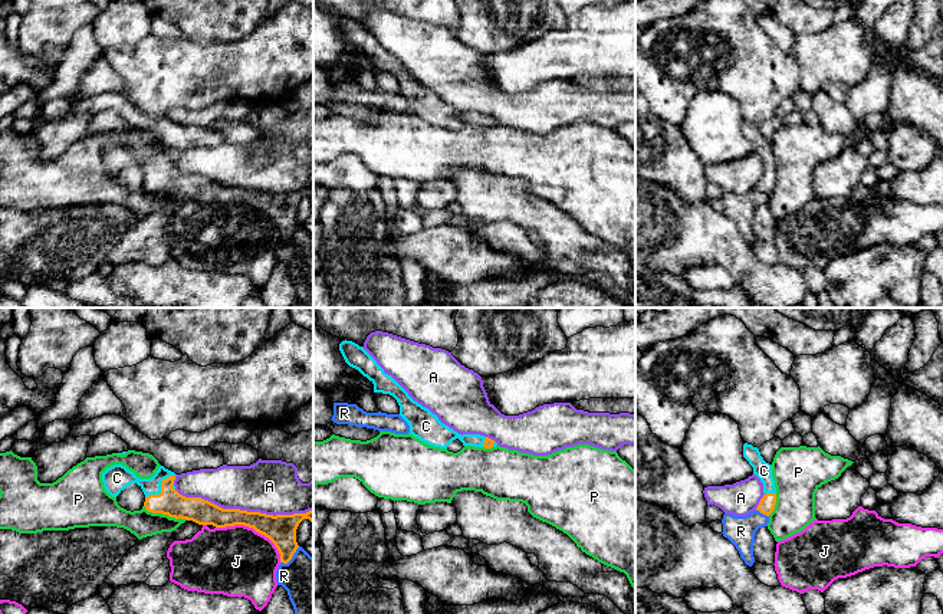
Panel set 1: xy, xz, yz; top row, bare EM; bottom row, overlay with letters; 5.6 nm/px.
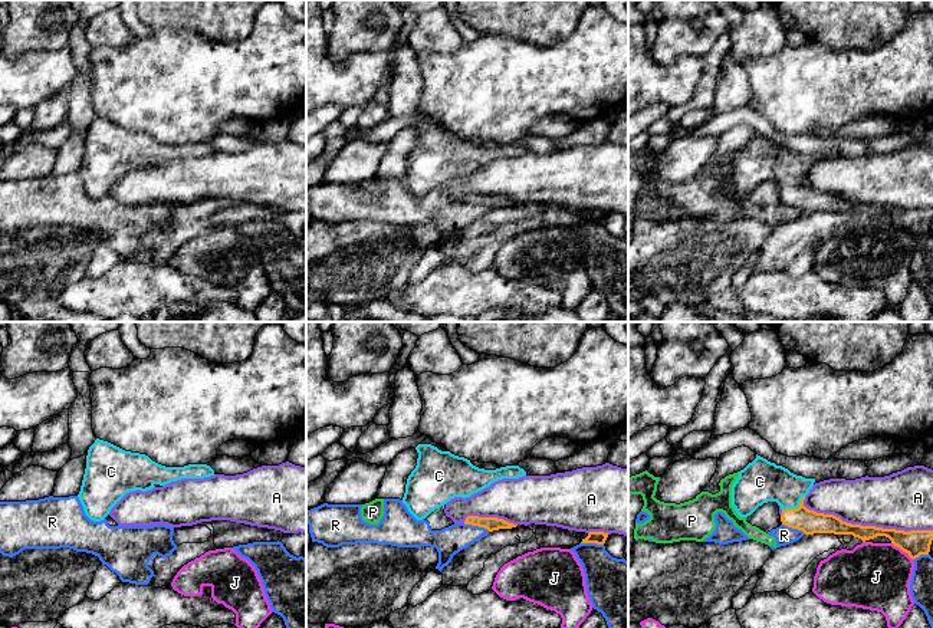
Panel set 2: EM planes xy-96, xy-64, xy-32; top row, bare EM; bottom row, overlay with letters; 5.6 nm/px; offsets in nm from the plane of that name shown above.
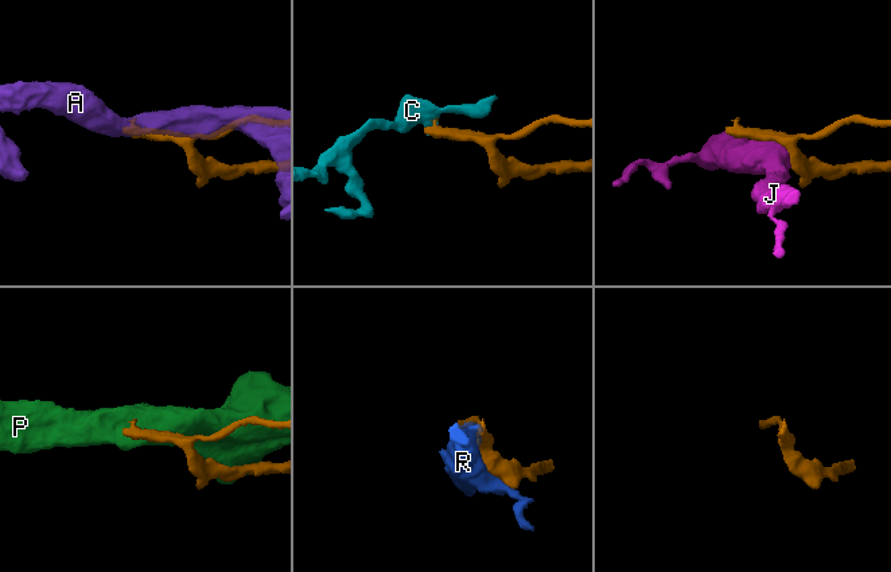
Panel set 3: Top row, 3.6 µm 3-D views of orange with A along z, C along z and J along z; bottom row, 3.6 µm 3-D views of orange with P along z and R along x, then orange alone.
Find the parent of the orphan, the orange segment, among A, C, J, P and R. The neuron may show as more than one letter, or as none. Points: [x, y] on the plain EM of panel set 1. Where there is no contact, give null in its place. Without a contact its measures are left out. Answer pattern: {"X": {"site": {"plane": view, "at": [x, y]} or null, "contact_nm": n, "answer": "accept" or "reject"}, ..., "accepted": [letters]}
{"A": {"site": {"plane": "xy", "at": [243, 189]}, "contact_nm": 800, "answer": "reject"}, "C": {"site": {"plane": "xy", "at": [161, 166]}, "contact_nm": 220, "answer": "accept"}, "J": {"site": {"plane": "xy", "at": [253, 206]}, "contact_nm": 420, "answer": "reject"}, "P": {"site": {"plane": "xy", "at": [166, 191]}, "contact_nm": 260, "answer": "reject"}, "R": {"site": {"plane": "xy", "at": [291, 236]}, "contact_nm": 140, "answer": "reject"}, "accepted": ["C"]}

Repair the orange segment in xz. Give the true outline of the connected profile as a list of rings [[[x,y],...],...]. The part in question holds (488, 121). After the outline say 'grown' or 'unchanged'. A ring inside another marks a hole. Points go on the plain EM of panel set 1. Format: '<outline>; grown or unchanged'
[[[342,19],[339,29],[345,40],[358,47],[374,62],[374,70],[392,73],[400,83],[400,93],[408,101],[410,112],[420,116],[426,122],[447,127],[447,124],[459,116],[463,124],[474,124],[492,127],[497,121],[480,112],[459,112],[448,104],[443,102],[428,86],[414,79],[408,70],[384,47],[377,39],[358,22]]]; grown

